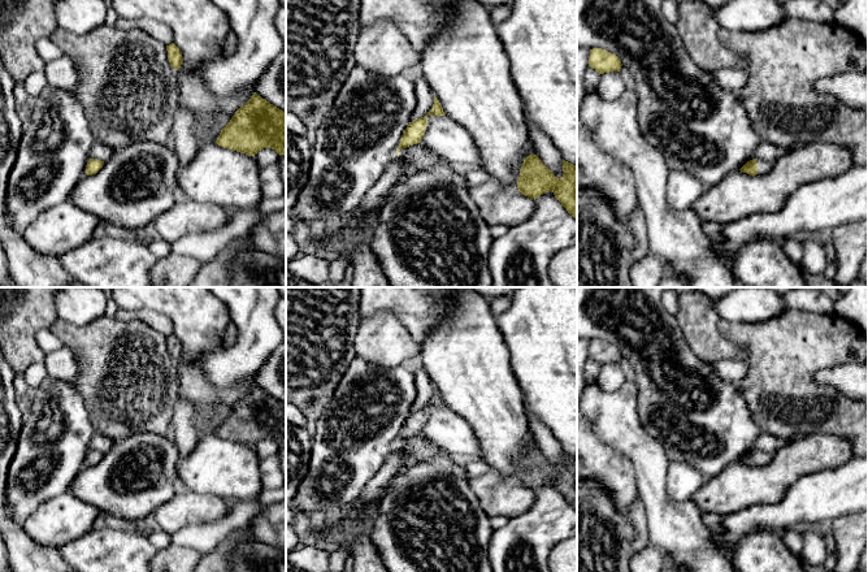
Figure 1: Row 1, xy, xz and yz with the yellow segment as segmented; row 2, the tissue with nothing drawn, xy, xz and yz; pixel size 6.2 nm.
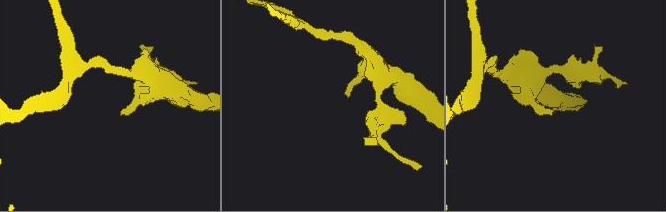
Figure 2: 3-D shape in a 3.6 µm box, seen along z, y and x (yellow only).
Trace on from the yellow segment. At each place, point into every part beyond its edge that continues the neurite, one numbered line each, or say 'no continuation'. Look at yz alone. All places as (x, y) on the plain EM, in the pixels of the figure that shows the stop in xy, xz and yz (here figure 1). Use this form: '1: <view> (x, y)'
1: yz (763, 456)

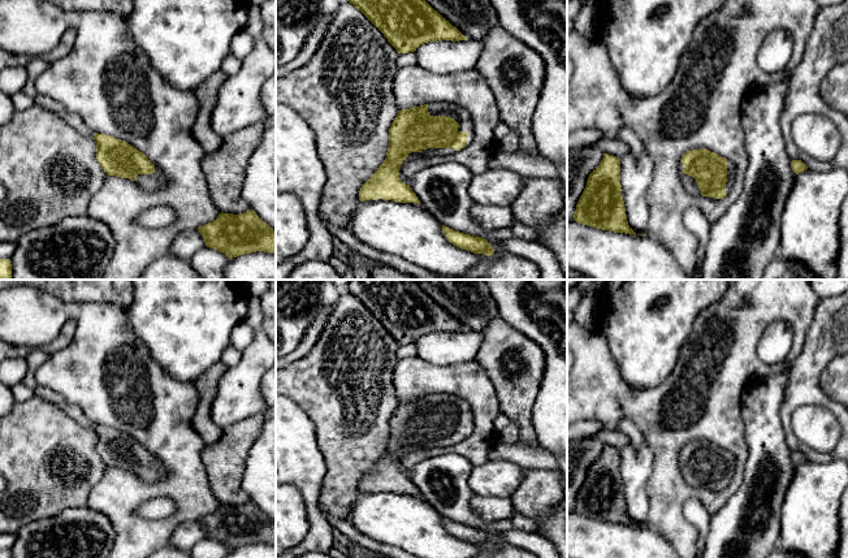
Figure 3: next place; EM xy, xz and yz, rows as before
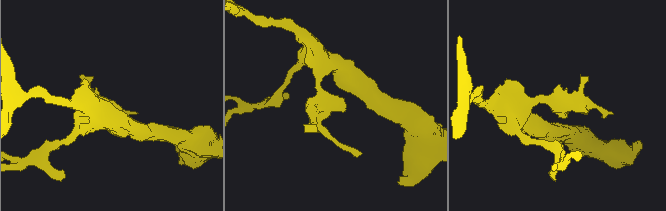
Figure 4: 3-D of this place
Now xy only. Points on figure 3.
1: xy (150, 474)

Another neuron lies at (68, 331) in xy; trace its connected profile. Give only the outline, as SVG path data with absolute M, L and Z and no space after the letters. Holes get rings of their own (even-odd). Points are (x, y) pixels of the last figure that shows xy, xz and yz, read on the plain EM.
M69 319L61 328L60 334L48 345L40 347L48 355L65 349L75 334L77 323Z

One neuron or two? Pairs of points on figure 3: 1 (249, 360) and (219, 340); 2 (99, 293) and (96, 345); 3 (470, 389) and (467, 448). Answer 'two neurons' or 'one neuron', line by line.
1: two neurons
2: two neurons
3: one neuron

